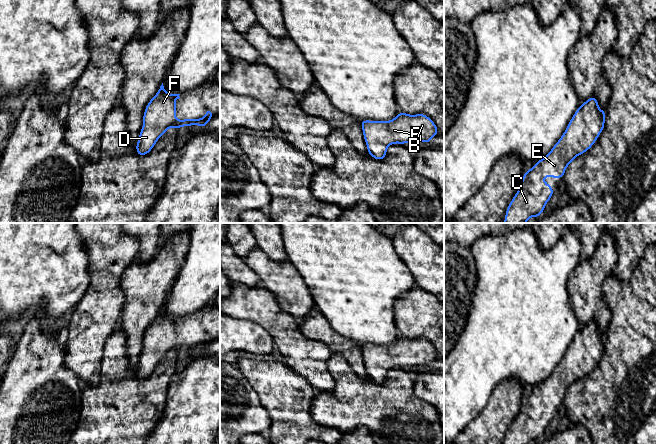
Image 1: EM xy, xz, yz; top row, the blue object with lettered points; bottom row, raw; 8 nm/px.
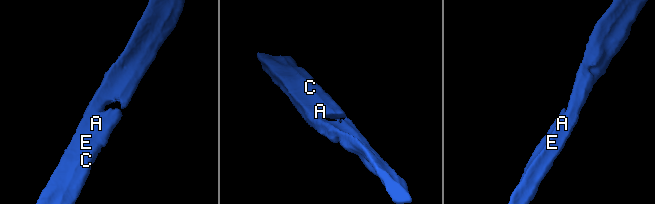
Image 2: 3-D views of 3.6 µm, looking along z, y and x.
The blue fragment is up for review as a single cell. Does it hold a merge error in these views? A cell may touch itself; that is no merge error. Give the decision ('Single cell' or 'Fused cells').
Single cell

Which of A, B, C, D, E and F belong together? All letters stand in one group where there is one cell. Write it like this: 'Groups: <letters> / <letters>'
Groups: A B C D E F

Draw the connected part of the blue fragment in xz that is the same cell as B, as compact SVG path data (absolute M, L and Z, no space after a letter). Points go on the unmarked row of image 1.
M401 336L391 345L362 344L368 378L376 384L386 381L389 369L399 367L429 367L439 356L436 348L425 338Z

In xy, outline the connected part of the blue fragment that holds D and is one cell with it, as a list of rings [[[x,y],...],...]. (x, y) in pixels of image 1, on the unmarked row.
[[[162,307],[156,319],[149,325],[144,335],[143,351],[136,369],[138,379],[148,378],[158,363],[171,351],[177,354],[180,351],[193,349],[205,351],[212,343],[214,337],[205,333],[206,338],[203,342],[177,344],[175,325],[180,322],[179,319],[167,317]]]

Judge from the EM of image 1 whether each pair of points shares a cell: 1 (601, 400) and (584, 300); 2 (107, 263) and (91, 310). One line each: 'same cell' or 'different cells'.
1: different cells
2: same cell

